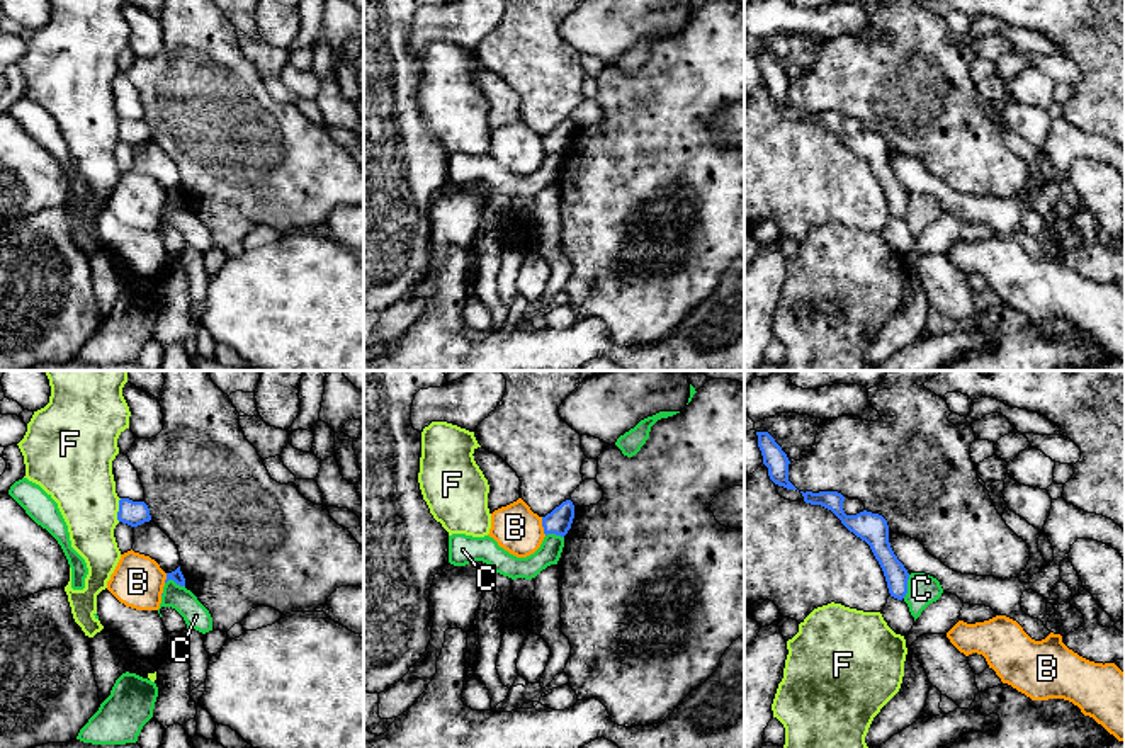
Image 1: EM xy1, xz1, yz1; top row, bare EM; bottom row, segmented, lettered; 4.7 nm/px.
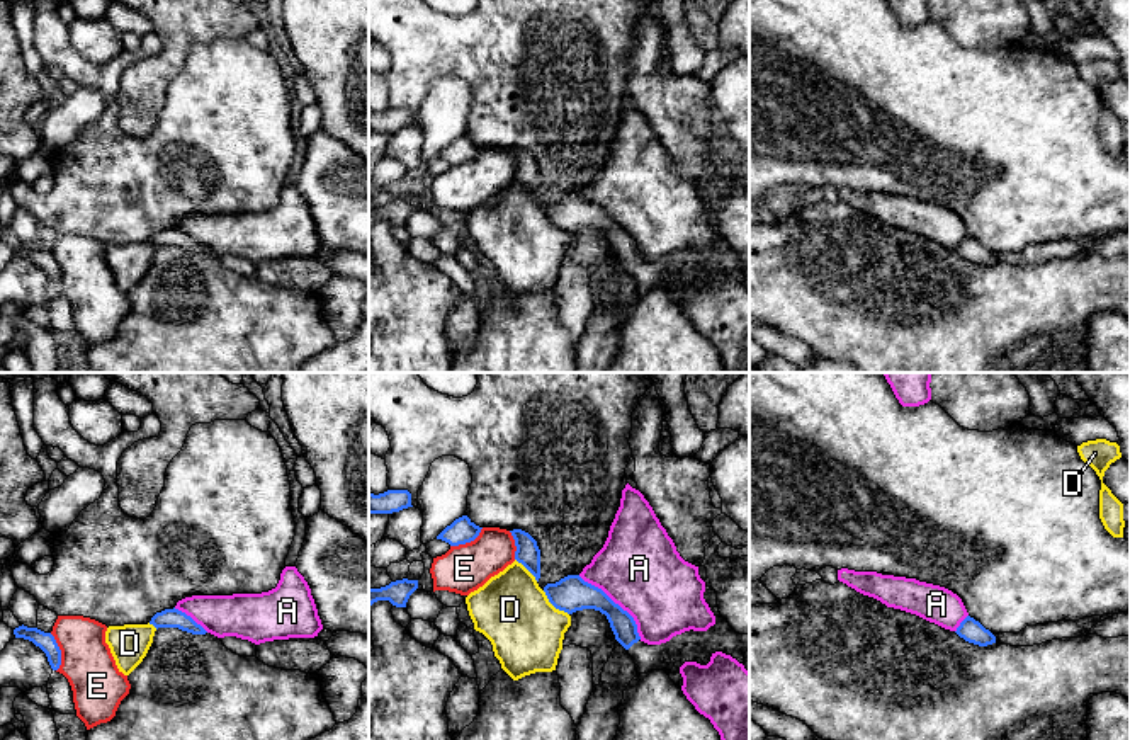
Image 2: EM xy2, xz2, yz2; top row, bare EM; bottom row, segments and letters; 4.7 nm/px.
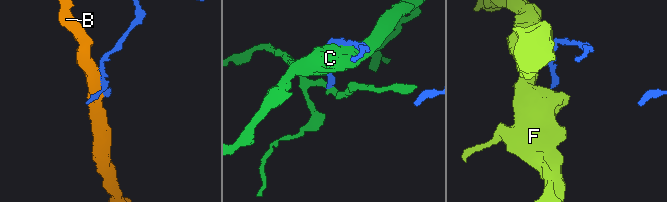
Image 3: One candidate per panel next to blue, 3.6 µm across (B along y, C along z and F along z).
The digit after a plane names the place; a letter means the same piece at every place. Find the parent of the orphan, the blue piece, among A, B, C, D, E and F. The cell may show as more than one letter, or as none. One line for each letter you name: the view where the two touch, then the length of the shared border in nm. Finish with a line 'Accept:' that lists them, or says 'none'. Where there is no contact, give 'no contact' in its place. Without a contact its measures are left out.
Accept: none

